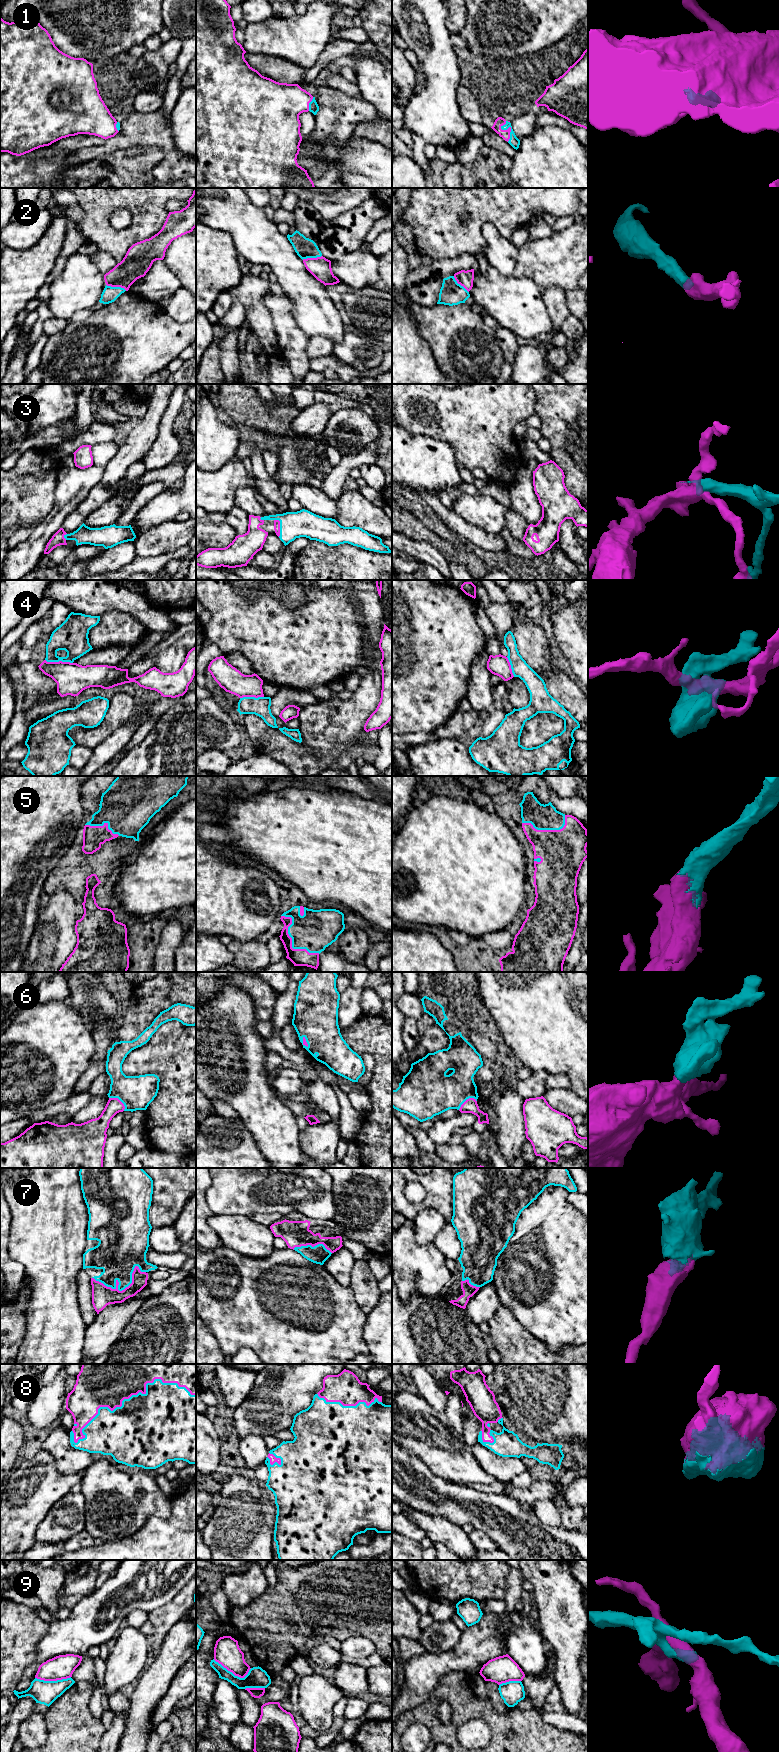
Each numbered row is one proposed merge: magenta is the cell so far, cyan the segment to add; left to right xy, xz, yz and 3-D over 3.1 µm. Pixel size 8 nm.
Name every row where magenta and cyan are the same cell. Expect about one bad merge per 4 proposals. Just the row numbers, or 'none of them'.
1, 2, 3, 5, 6, 7, 8

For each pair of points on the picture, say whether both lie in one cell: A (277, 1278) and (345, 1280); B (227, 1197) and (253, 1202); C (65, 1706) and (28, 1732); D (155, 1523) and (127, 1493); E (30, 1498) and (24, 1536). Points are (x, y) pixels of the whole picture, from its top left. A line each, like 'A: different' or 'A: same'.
A: different
B: same
C: different
D: different
E: same

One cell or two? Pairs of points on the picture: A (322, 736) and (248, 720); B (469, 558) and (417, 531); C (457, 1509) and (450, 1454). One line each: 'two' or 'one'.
A: one
B: one
C: two

